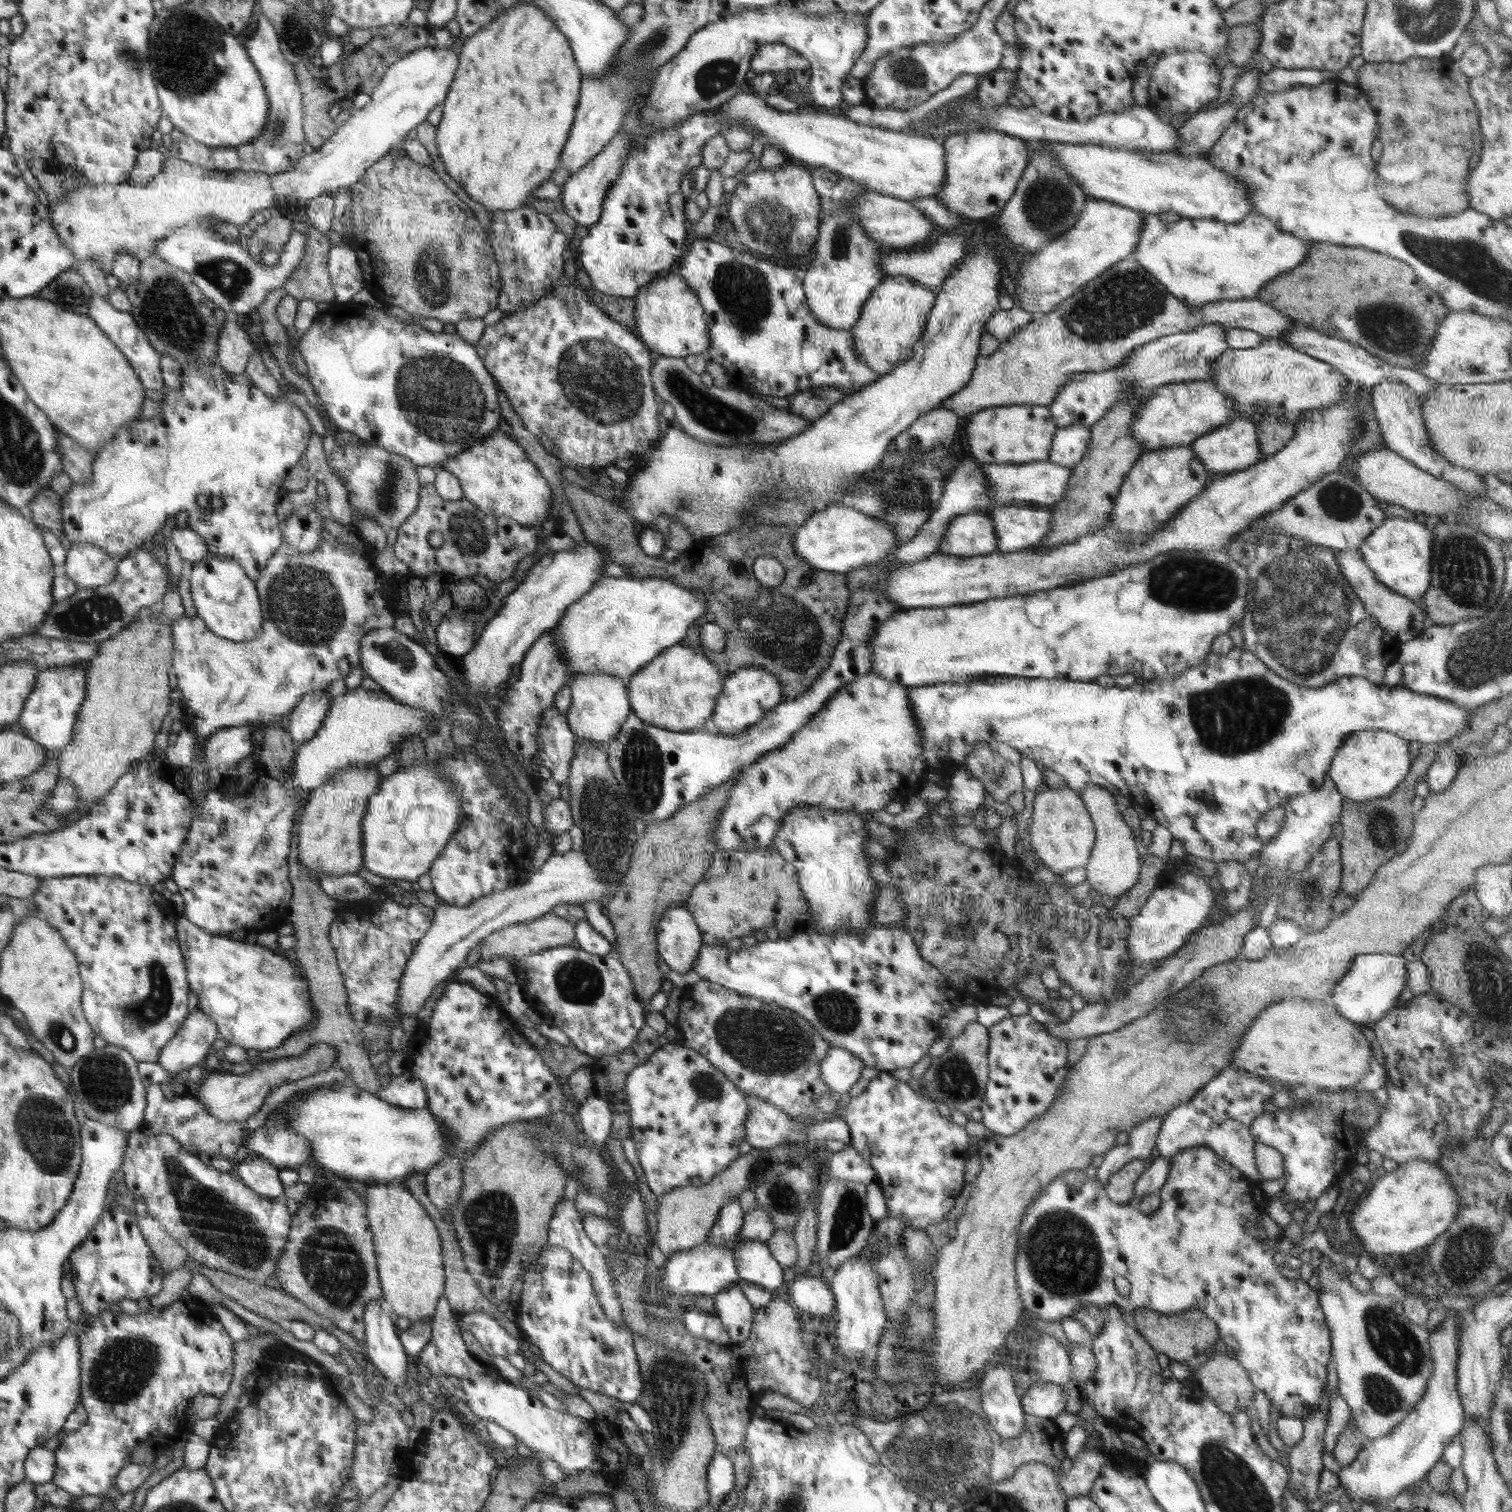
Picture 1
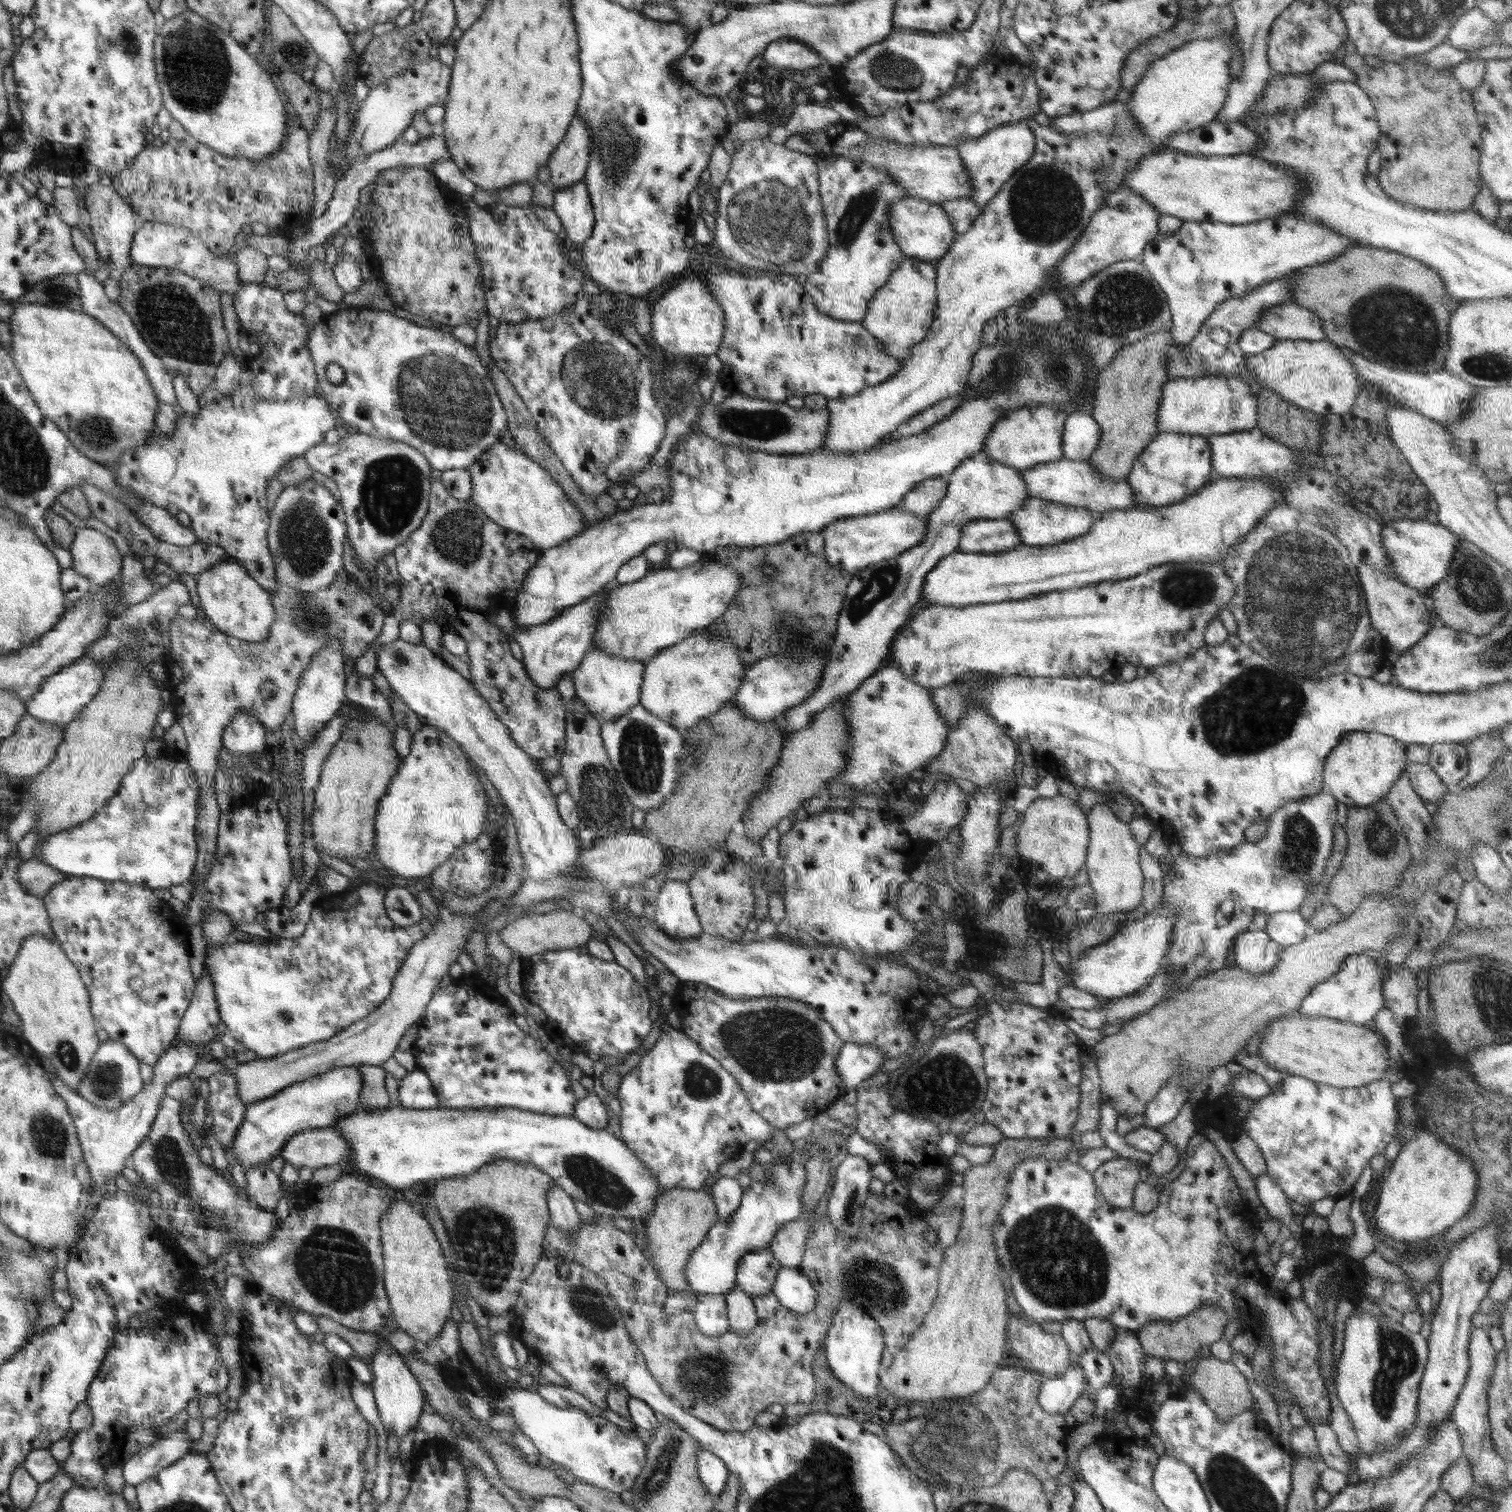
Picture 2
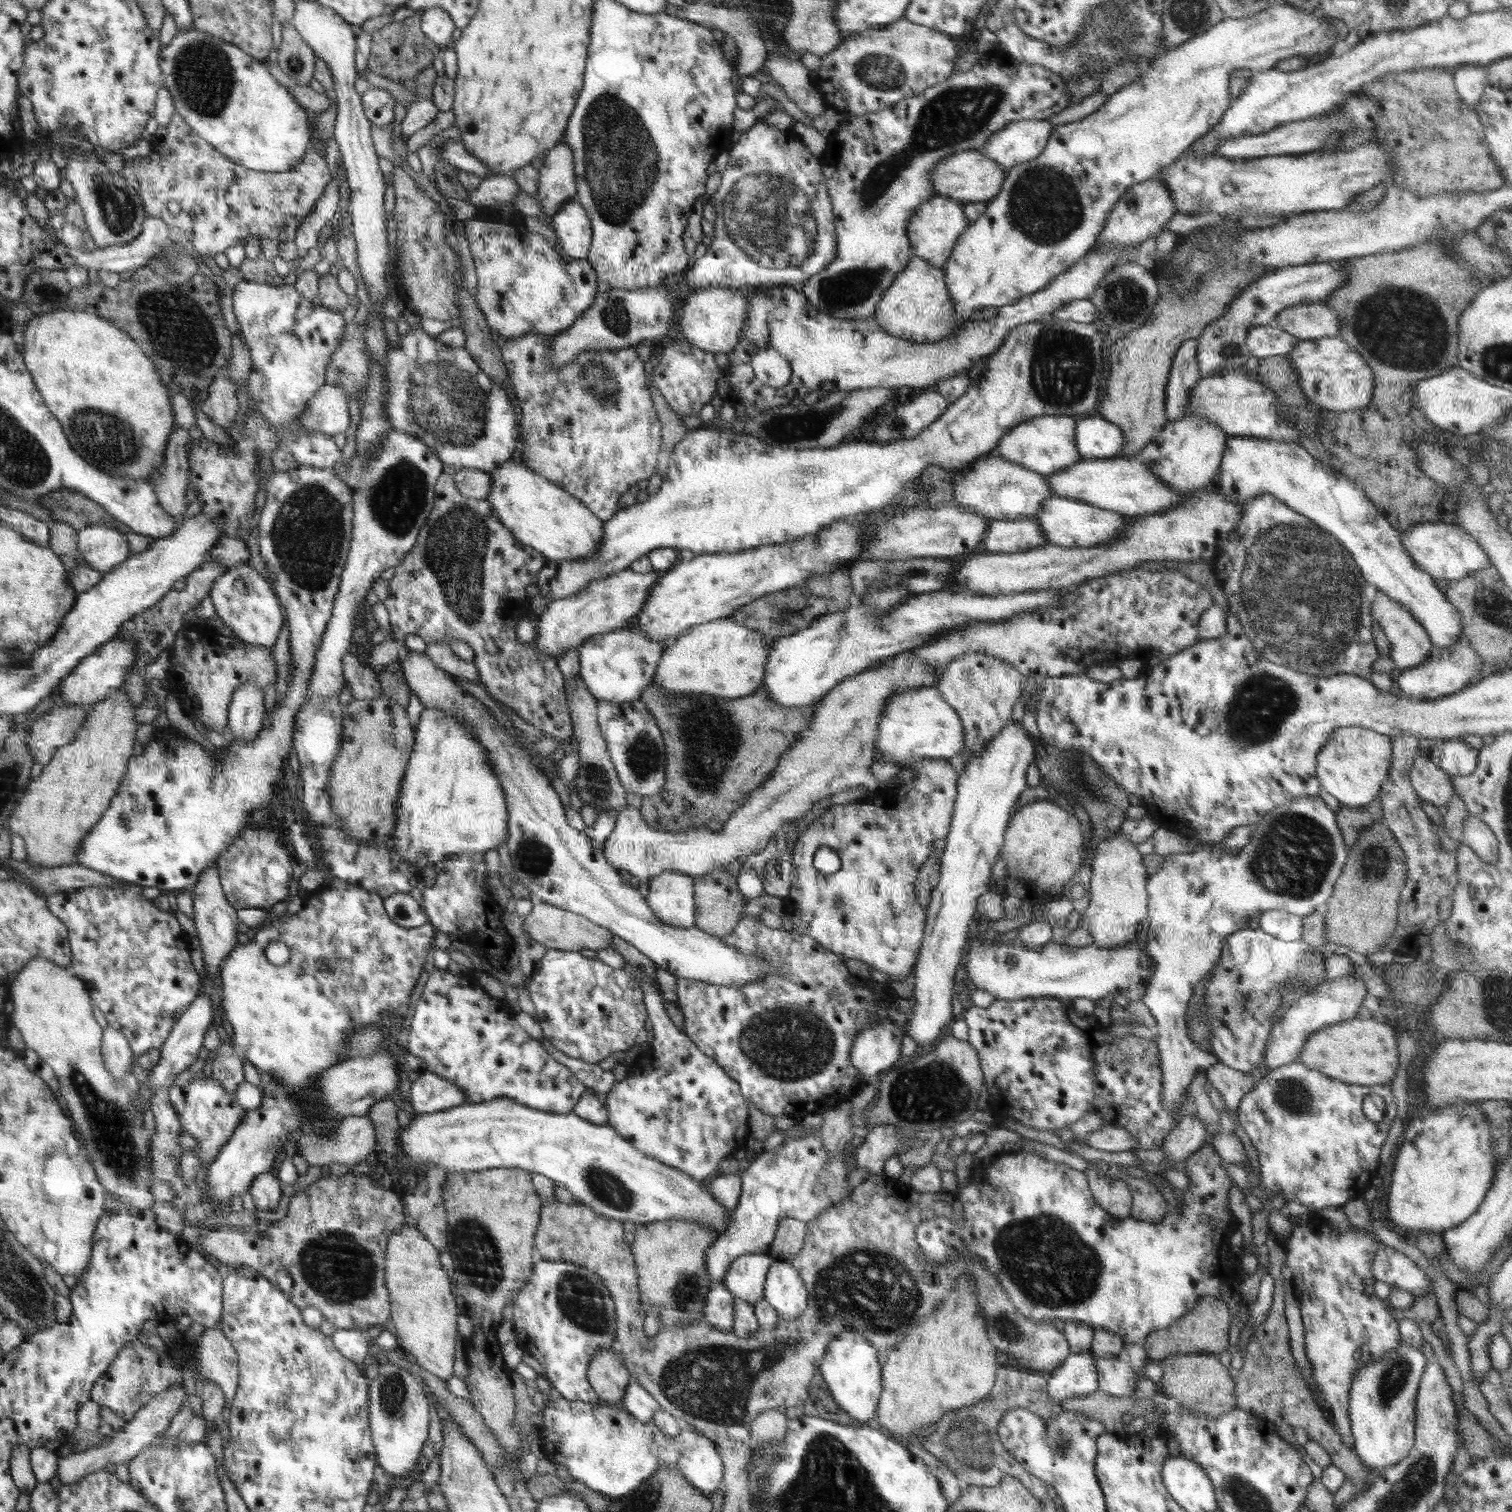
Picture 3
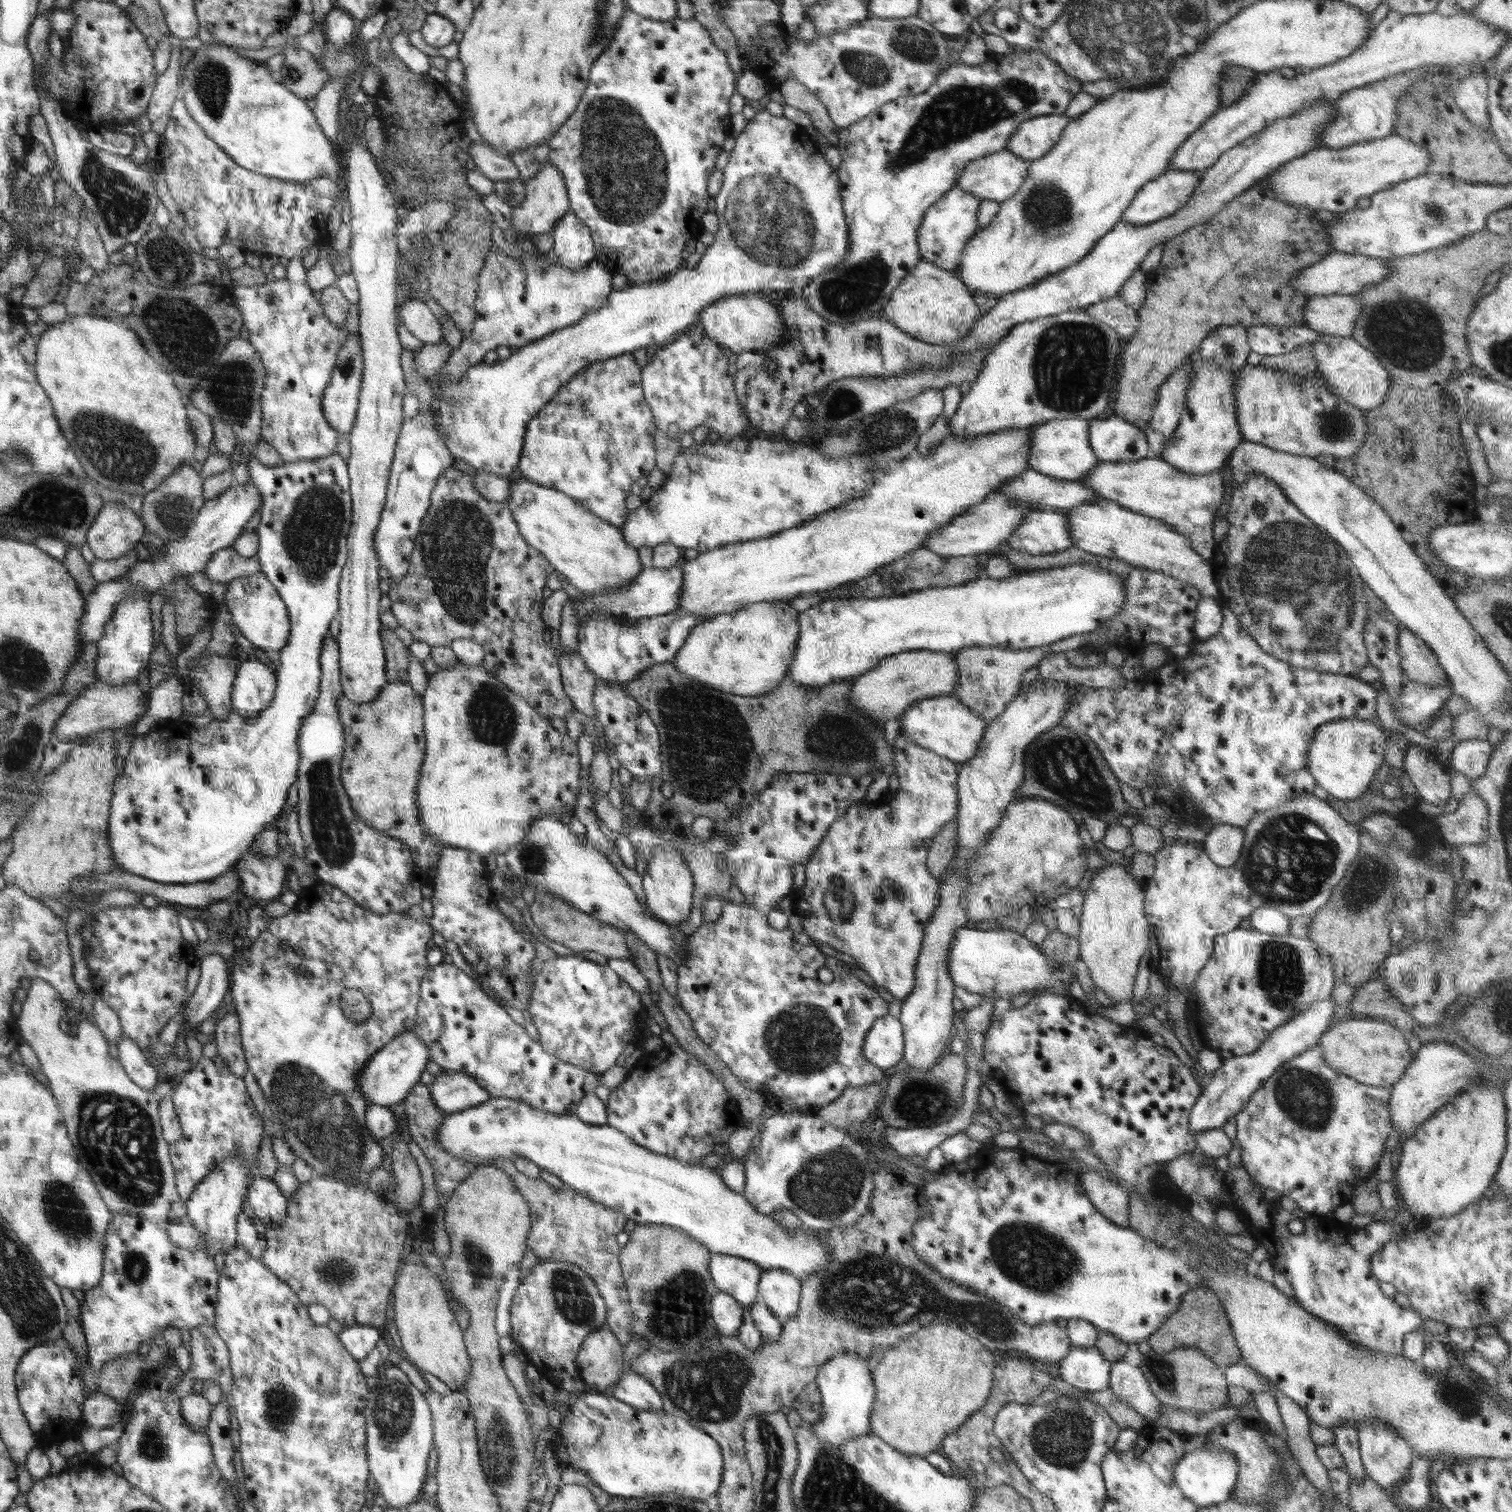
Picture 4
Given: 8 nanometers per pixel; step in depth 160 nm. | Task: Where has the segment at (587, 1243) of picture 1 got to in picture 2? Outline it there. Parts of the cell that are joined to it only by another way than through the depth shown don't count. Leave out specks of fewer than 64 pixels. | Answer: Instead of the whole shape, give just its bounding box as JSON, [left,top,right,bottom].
[549,1183,581,1236]

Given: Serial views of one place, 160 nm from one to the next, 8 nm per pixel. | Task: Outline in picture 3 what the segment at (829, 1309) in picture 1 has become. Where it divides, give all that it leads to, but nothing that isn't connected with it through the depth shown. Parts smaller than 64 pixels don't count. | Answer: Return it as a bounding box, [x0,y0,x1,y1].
[764,1262,808,1320]

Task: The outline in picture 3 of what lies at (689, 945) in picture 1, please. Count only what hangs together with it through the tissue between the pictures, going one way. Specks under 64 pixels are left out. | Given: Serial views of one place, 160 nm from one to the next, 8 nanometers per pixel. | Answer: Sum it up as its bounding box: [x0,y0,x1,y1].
[646,871,698,928]

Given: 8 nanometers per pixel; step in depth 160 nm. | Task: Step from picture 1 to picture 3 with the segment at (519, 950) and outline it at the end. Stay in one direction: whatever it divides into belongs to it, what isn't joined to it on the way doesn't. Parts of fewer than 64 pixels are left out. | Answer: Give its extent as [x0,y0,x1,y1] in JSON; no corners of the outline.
[523,900,614,952]

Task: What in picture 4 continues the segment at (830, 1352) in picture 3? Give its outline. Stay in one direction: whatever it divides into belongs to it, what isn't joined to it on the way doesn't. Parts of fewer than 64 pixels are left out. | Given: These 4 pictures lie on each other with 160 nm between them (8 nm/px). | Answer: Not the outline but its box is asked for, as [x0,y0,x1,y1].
[812,1352,875,1444]

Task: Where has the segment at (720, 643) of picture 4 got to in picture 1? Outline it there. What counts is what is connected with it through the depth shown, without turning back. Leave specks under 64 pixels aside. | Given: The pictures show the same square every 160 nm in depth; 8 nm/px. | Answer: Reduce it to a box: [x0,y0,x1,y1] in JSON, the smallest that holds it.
[628,643,726,732]

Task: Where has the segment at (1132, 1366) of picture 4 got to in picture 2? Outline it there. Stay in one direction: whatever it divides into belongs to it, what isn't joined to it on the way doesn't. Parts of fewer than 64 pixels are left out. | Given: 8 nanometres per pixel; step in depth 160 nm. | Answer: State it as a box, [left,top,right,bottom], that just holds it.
[1078,1348,1114,1389]

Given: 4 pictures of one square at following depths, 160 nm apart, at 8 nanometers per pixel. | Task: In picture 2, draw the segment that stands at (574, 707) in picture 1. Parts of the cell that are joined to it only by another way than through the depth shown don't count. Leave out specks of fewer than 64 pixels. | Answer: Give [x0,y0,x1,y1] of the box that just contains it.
[571,645,646,721]

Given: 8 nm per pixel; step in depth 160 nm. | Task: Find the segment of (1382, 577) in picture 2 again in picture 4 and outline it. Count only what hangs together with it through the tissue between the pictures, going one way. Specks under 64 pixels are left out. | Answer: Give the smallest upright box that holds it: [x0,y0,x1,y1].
[1398,627,1450,686]

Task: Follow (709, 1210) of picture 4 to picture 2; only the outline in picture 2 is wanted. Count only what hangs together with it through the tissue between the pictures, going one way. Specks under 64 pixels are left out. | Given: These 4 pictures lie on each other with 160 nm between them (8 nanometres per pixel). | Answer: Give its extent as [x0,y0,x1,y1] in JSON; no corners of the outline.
[331,1105,668,1219]

